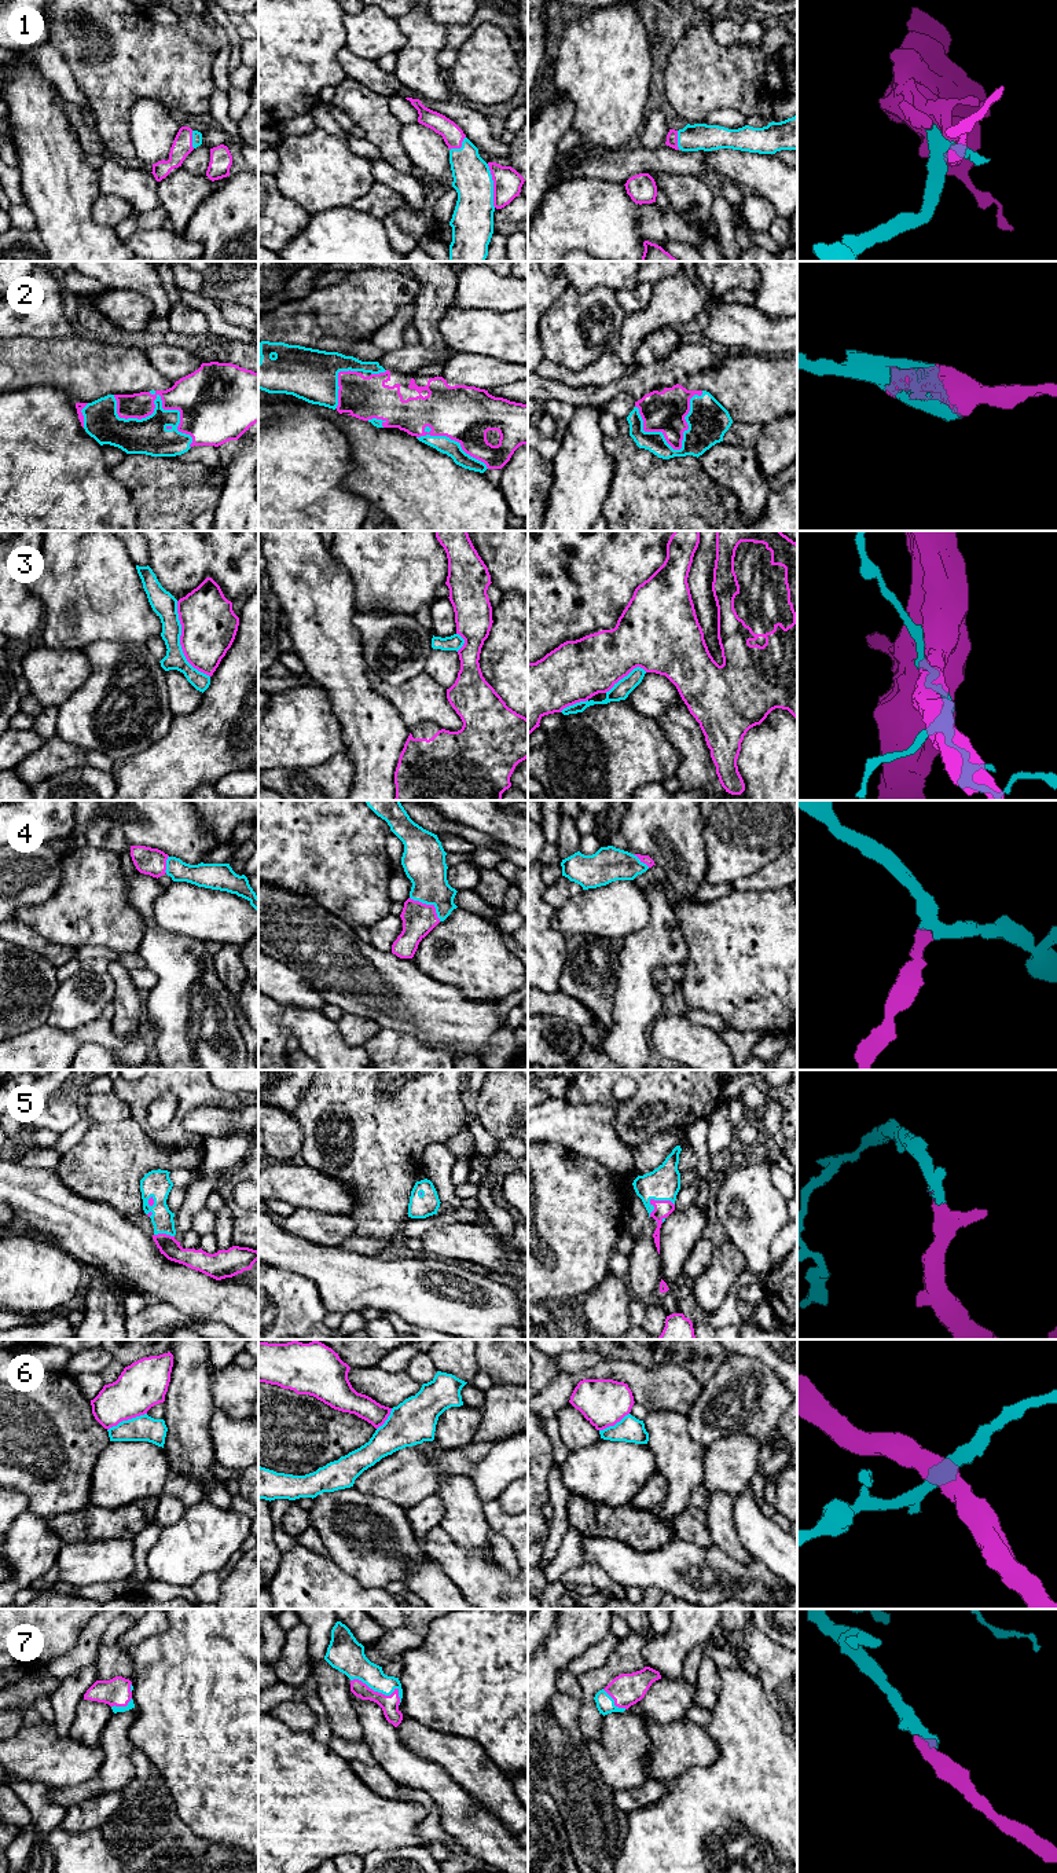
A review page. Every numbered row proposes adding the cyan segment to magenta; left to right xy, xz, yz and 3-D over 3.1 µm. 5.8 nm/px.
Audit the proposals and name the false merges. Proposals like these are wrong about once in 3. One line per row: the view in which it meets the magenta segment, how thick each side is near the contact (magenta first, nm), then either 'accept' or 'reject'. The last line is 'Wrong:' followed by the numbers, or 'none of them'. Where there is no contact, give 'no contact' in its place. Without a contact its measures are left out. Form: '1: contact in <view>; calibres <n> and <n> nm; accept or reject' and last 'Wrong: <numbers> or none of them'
1: contact in xz; calibres 170 and 240 nm; accept
2: contact in xy; calibres 300 and 220 nm; accept
3: contact in xy; calibres 320 and 150 nm; reject
4: contact in xz; calibres 190 and 240 nm; accept
5: contact in yz; calibres 100 and 190 nm; accept
6: contact in xy; calibres 280 and 150 nm; accept
7: contact in xz; calibres 110 and 170 nm; accept
Wrong: 3

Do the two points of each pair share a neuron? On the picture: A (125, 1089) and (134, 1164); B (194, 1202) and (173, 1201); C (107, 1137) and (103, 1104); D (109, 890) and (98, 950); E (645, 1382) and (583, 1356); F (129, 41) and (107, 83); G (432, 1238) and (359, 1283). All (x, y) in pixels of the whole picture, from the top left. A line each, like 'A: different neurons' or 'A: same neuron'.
A: different neurons
B: different neurons
C: different neurons
D: different neurons
E: different neurons
F: same neuron
G: different neurons

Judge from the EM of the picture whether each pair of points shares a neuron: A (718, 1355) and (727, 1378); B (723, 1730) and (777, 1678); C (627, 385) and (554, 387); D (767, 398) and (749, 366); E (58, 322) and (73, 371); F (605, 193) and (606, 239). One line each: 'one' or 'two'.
A: two
B: two
C: one
D: one
E: two
F: one

